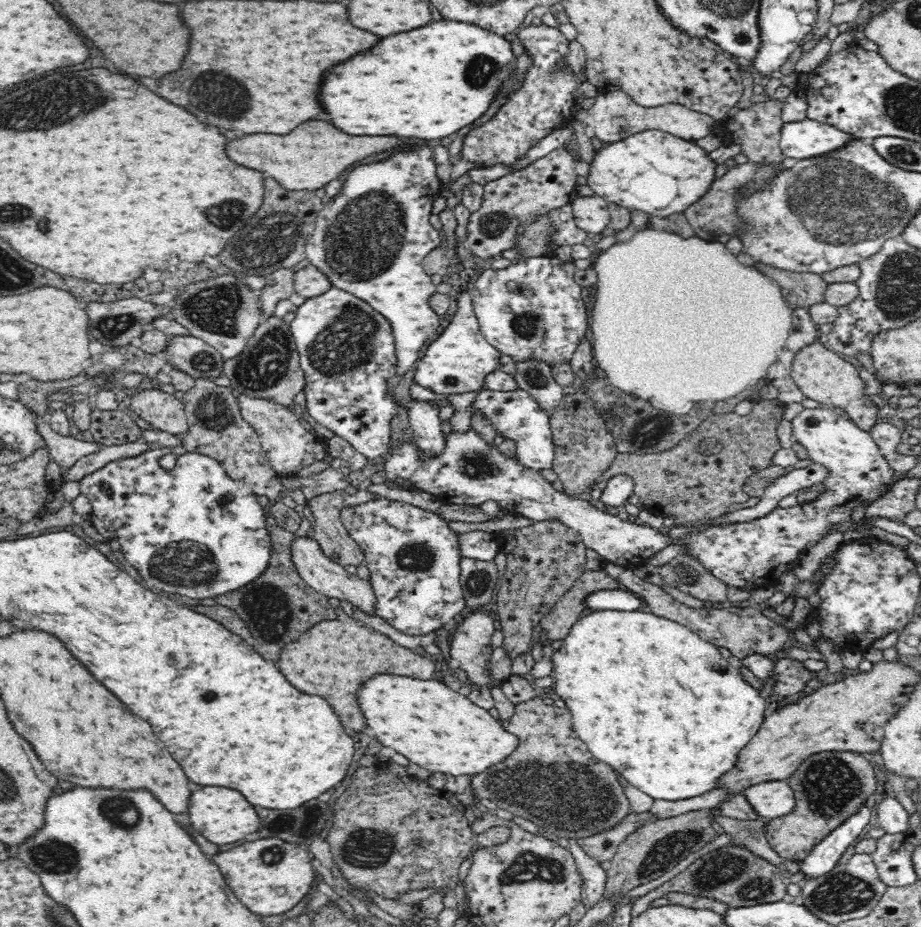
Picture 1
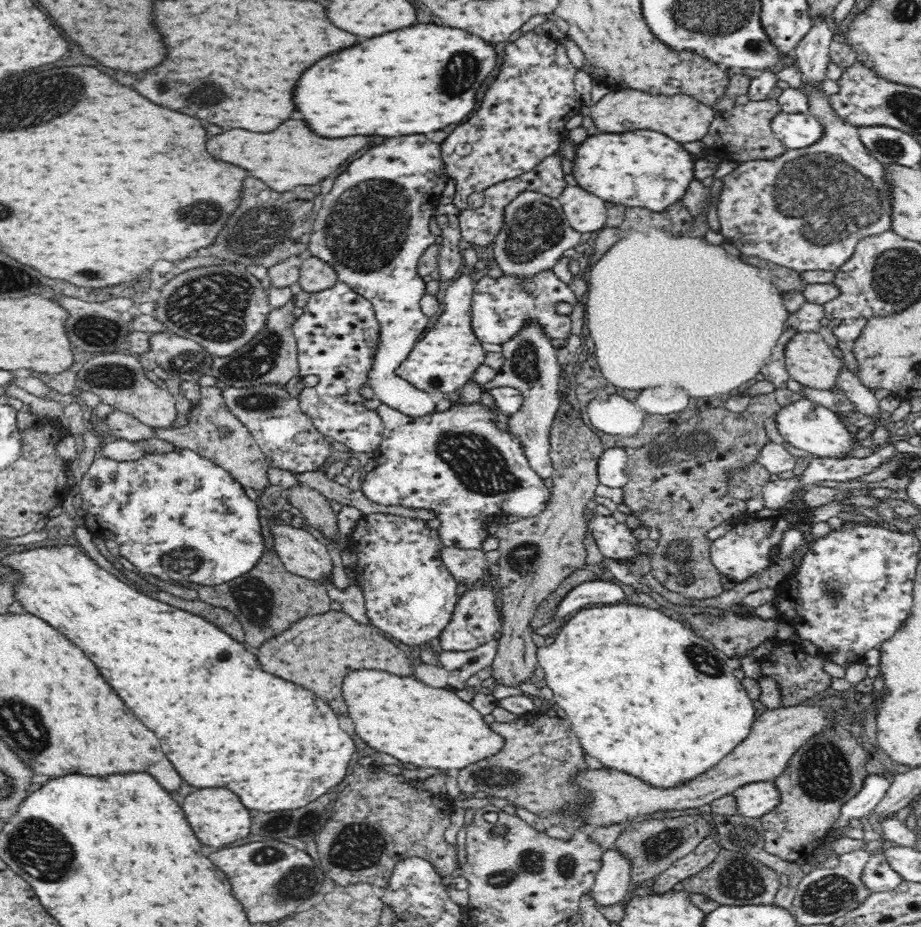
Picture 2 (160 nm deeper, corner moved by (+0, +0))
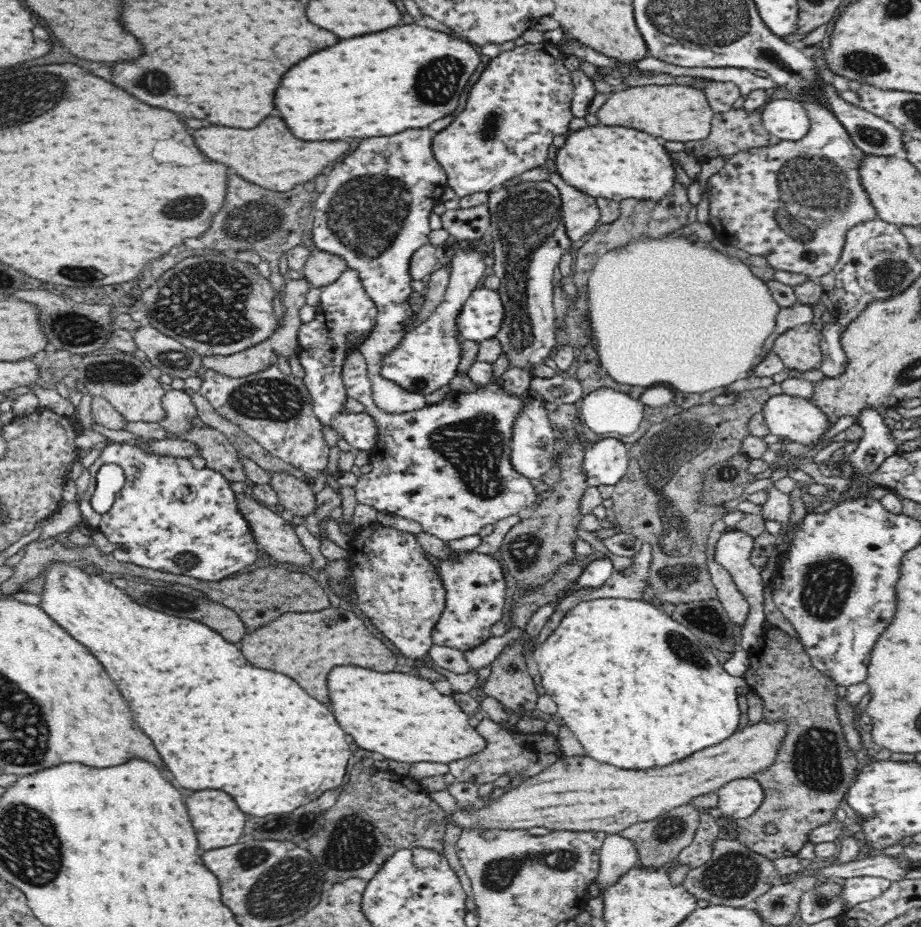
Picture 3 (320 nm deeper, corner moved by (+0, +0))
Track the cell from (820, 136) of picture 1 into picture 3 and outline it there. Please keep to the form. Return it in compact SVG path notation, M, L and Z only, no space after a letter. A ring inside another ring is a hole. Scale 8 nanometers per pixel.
M781 98L766 103L761 119L766 131L780 140L798 142L810 132L808 113L797 99Z

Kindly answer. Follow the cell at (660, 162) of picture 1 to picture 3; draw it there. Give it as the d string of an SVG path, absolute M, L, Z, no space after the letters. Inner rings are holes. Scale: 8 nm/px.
M587 125L570 132L562 148L556 150L554 164L558 175L579 192L594 199L609 199L615 202L636 199L646 202L661 202L676 184L676 164L658 138L649 133L626 127Z

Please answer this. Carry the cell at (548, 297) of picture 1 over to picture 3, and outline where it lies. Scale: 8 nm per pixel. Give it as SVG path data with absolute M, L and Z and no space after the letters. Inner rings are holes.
M484 286L474 289L457 318L462 338L482 342L496 337L505 317L504 305L497 291Z

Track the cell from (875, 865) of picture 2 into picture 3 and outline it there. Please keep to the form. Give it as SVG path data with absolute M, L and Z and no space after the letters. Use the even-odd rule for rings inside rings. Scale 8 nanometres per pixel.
M854 876L854 878L844 880L840 899L847 909L860 904L860 902L878 898L888 890L890 885L891 880L880 876Z

